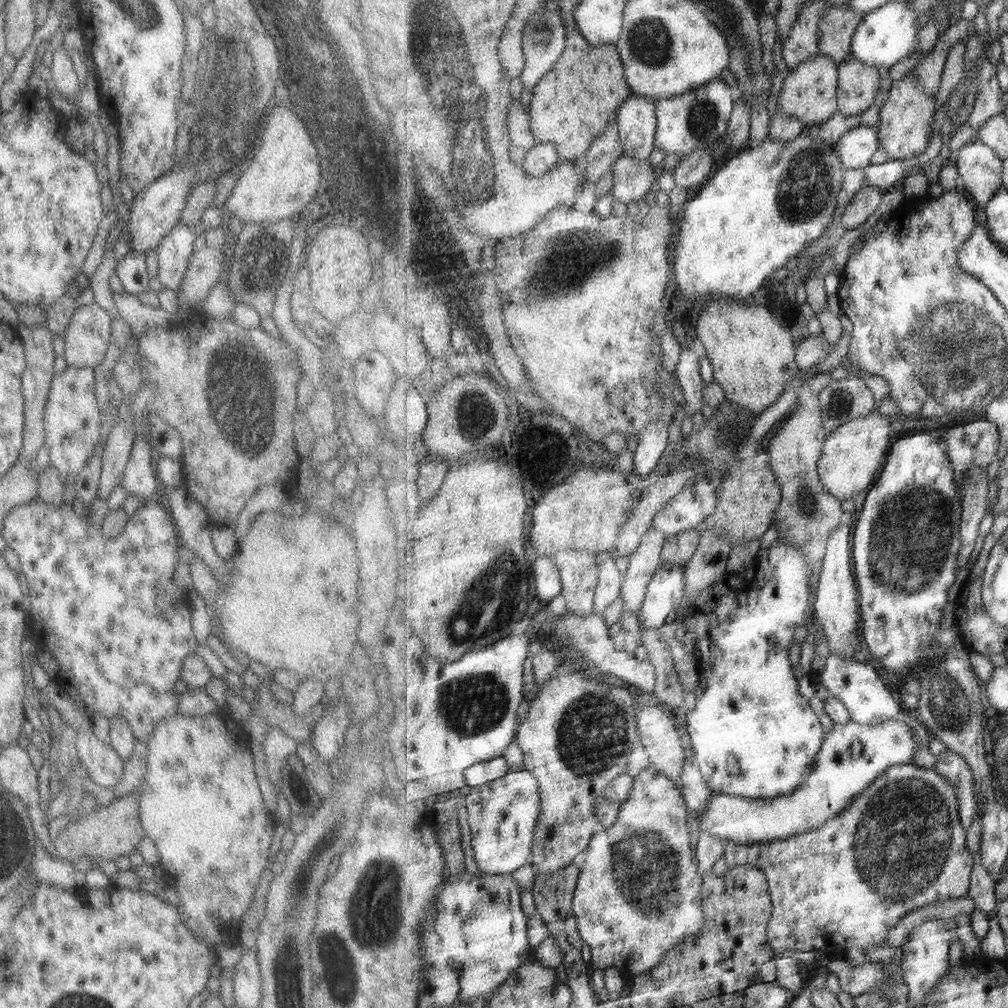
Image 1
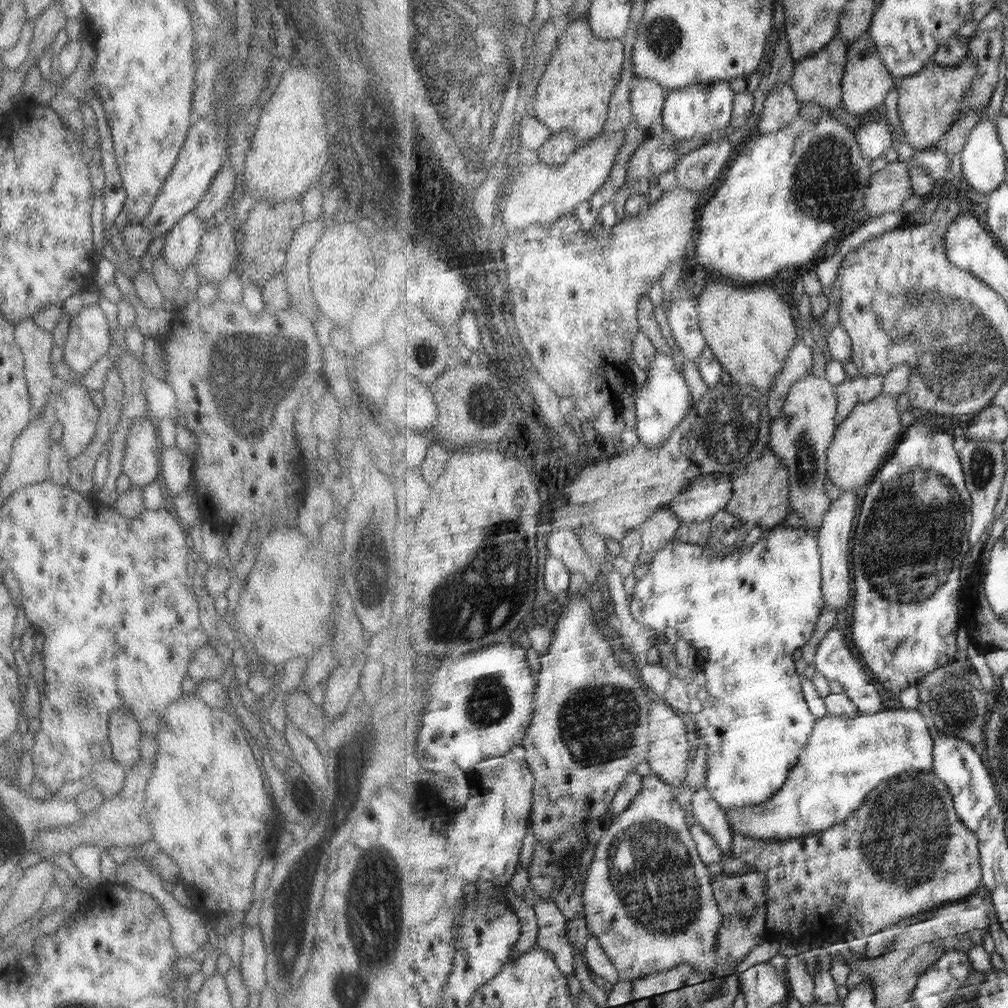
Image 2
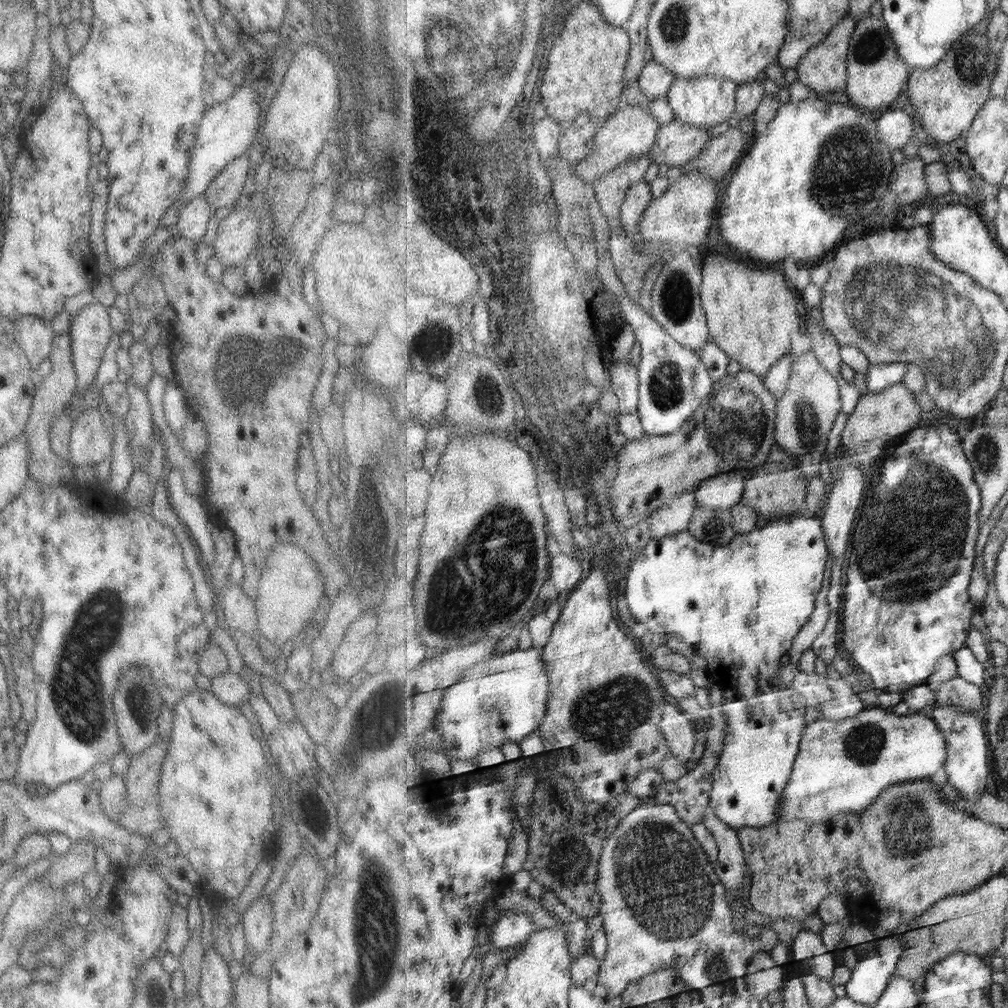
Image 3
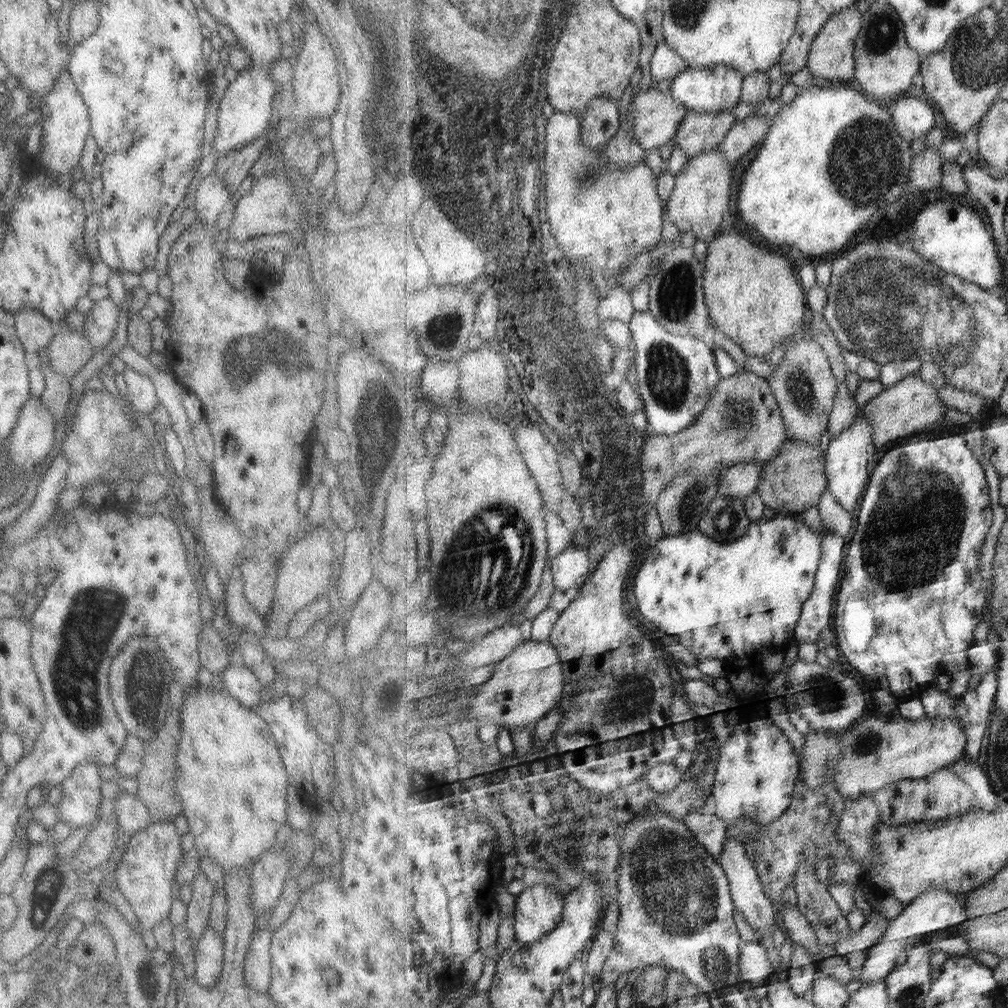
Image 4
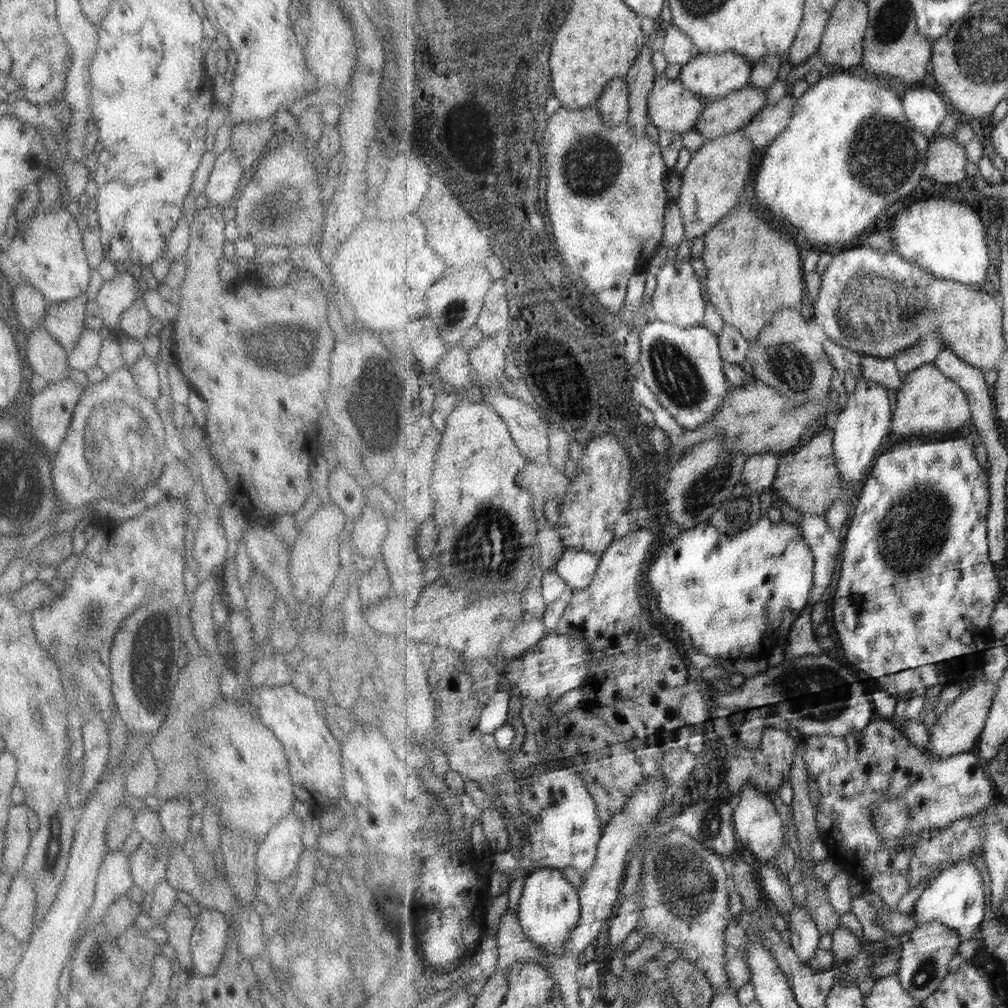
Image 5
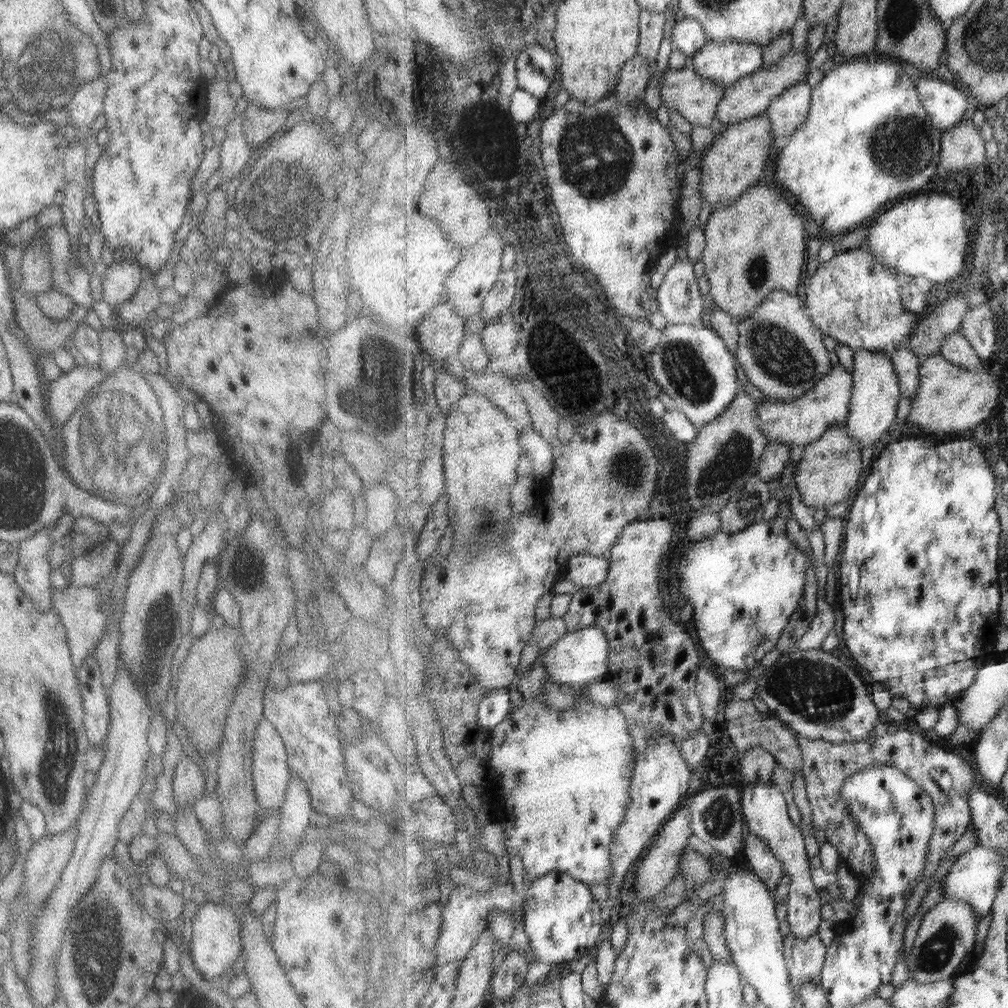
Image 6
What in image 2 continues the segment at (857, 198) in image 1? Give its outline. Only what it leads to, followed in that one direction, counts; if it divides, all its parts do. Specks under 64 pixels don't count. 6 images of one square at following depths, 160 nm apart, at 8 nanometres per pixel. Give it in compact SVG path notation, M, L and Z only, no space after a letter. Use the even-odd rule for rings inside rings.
M895 161L871 175L864 198L864 210L870 217L901 210L901 201L916 194L909 171L905 162Z

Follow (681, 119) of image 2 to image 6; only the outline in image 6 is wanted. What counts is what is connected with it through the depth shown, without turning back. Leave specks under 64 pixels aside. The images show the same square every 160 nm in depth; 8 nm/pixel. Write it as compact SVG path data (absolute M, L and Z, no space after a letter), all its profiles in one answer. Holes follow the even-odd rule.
M710 41L689 61L703 78L729 87L763 67L763 46L748 42Z

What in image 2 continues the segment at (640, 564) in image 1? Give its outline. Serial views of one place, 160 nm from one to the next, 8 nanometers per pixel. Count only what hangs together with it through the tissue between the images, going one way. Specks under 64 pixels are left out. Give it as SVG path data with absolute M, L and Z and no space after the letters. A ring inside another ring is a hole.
M669 506L655 511L640 527L642 543L639 559L651 562L660 550L676 538L677 529L681 525Z

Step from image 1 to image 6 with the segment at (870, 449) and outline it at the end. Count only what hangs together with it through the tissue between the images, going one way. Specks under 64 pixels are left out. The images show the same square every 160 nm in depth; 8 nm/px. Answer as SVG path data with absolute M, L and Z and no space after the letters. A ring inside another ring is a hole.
M941 355L929 357L921 363L921 386L919 386L917 396L913 398L911 416L909 416L911 424L917 424L919 428L923 428L927 432L945 432L945 434L947 432L963 432L963 430L970 432L975 426L980 426L984 423L995 408L999 408L997 400L1003 394L1001 378L995 376L995 374L989 374L989 368L985 372L973 373L963 369L961 366L955 366L953 362L949 362Z

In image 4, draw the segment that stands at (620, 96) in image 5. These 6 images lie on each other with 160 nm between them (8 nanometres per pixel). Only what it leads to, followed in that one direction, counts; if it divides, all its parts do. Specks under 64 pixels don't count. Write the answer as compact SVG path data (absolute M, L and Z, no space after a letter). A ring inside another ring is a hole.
M594 98L586 112L581 115L583 131L580 140L590 149L602 148L620 130L622 116L616 100Z

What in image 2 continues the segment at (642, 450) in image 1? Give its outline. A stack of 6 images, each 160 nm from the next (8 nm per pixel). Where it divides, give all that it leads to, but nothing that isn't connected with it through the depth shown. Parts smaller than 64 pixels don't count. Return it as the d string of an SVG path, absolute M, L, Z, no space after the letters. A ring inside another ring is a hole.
M656 349L653 362L649 367L647 381L637 388L636 415L640 442L648 448L658 448L672 437L679 423L688 416L696 401L692 400L689 386L677 368L671 353Z

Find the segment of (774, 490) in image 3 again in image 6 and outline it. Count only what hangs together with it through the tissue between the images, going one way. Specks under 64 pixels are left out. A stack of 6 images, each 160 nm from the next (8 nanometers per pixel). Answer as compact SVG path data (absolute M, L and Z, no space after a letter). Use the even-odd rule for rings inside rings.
M845 424L835 425L815 442L809 443L804 449L804 455L794 472L794 484L800 492L802 501L807 506L827 508L835 506L849 498L853 490L857 490L859 468L861 468L862 448L852 436L848 435Z

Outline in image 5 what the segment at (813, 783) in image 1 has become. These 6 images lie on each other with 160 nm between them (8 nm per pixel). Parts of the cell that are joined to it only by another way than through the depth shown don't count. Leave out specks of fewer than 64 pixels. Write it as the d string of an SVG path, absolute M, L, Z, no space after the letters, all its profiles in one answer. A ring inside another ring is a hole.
M983 673L981 681L959 695L957 699L948 705L947 709L940 715L934 725L930 728L929 744L923 748L934 758L947 758L956 754L969 752L980 738L984 729L988 714L997 688L988 680L988 676Z

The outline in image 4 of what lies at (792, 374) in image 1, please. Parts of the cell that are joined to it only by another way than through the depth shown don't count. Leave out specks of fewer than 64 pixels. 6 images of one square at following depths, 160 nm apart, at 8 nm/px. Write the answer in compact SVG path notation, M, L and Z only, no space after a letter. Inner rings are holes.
M726 226L709 243L702 263L705 266L704 295L711 322L733 343L739 345L745 354L764 359L775 348L780 348L788 339L795 337L795 326L803 325L808 302L805 302L807 296L803 292L804 286L800 278L795 276L795 268L789 259L785 255L771 253L768 249L761 250L761 247L765 246L755 244L755 240L748 240L737 229Z

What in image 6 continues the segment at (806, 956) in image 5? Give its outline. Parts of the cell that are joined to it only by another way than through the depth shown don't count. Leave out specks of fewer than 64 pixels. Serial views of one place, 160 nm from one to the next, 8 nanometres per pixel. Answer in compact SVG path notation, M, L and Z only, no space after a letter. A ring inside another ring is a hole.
M771 781L744 783L741 787L741 805L743 805L743 817L747 833L753 834L765 841L773 850L773 853L783 864L785 874L790 877L788 893L788 917L786 920L790 931L801 940L809 940L817 935L820 925L824 921L822 917L820 889L815 888L811 880L811 860L807 858L805 850L805 838L801 826L795 826L787 812L787 802L783 792Z

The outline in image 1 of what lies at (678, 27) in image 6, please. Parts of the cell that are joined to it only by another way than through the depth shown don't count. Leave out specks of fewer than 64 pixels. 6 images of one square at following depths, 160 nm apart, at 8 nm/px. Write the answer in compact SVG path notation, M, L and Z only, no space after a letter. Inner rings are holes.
M632 94L617 112L621 146L637 160L651 156L656 147L656 99Z

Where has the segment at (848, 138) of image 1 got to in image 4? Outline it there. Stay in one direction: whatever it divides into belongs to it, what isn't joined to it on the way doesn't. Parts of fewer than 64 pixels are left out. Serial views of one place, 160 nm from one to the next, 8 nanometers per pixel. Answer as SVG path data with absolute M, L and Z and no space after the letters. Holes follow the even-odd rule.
M911 92L896 99L890 106L890 113L895 119L895 127L899 134L911 142L923 138L935 127L935 105L927 103L921 92Z

